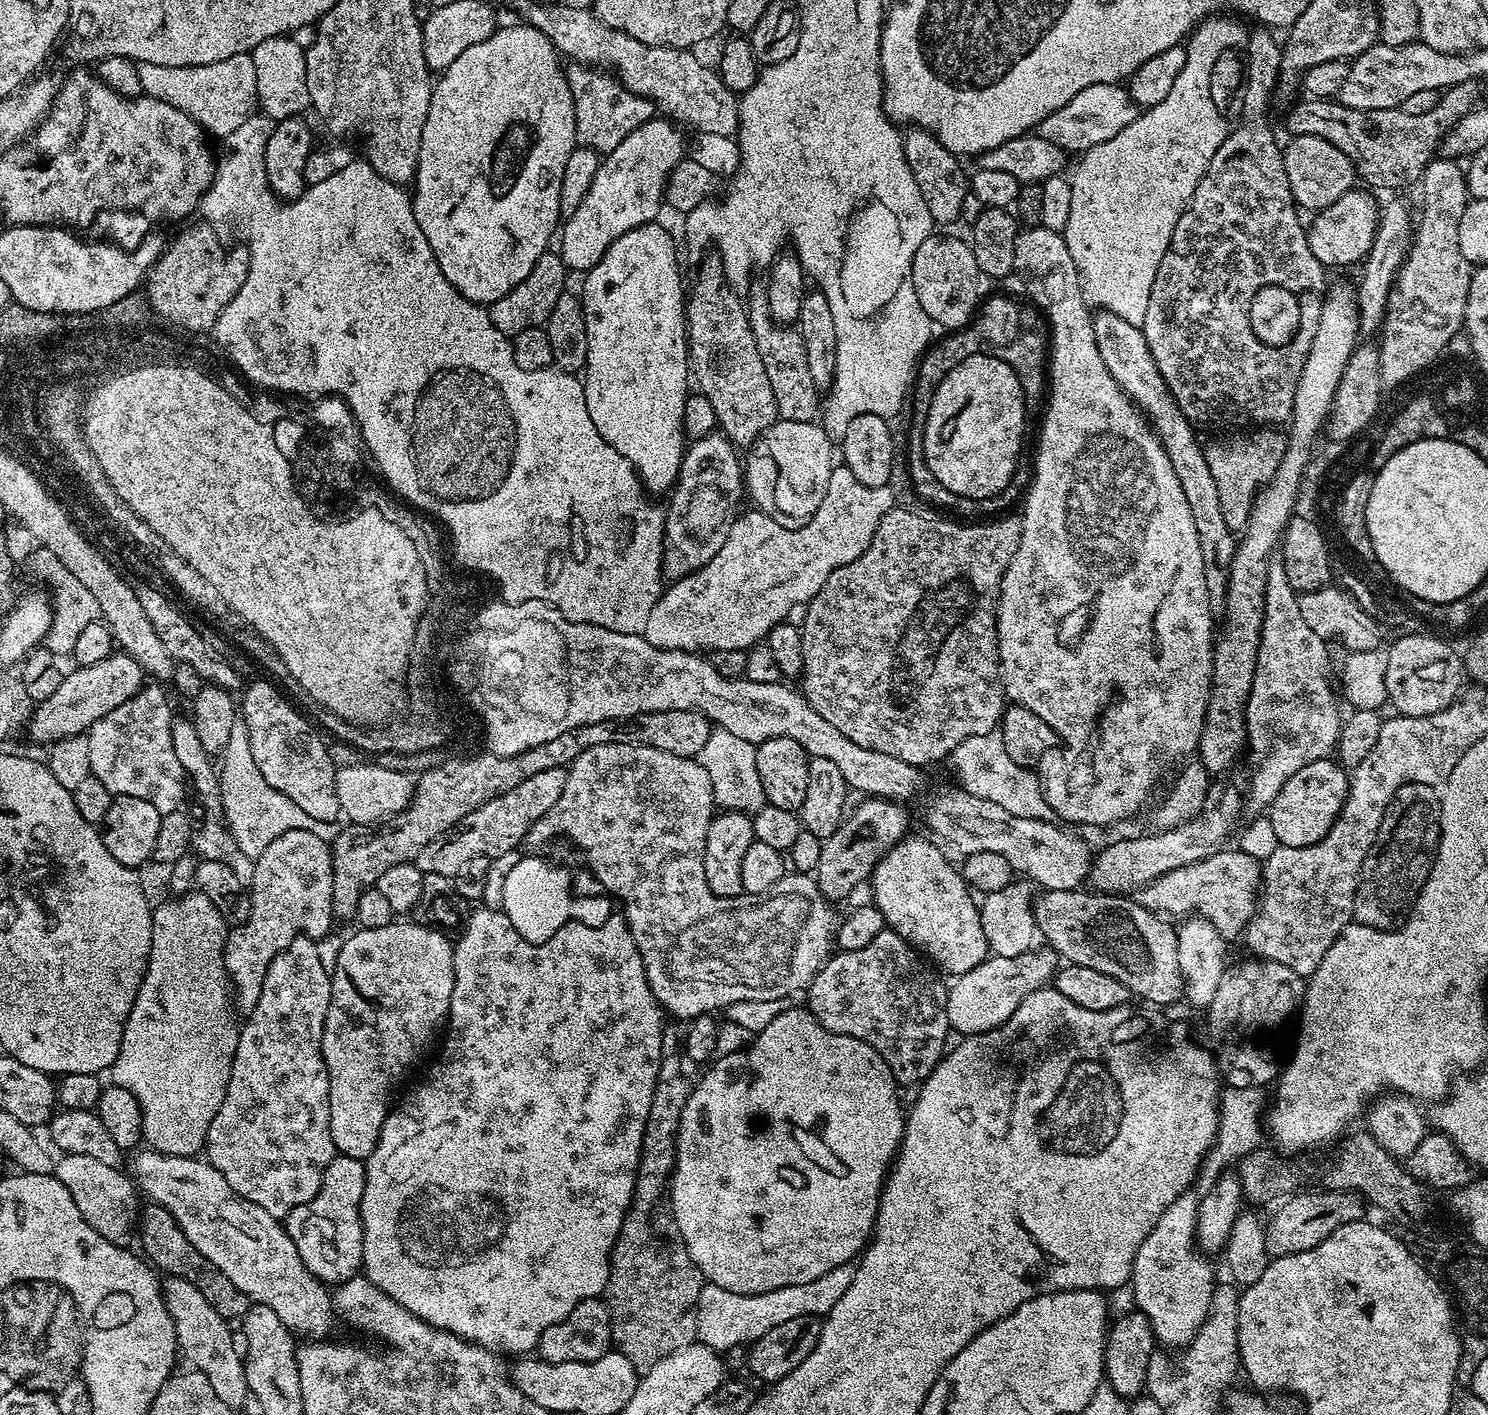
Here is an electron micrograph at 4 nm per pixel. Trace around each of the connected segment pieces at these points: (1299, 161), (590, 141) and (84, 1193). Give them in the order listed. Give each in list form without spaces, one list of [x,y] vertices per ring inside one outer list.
[[[1298,135],[1290,142],[1283,149],[1283,160],[1287,174],[1286,184],[1297,207],[1303,211],[1317,212],[1328,208],[1353,189],[1358,171],[1353,161],[1342,150],[1316,135]]]
[[[573,63],[571,67],[566,75],[574,106],[577,145],[593,148],[601,154],[612,152],[622,138],[648,121],[644,112],[650,107],[650,101],[647,96],[639,96],[625,88],[615,75],[607,71],[578,63]]]
[[[65,1153],[55,1161],[52,1172],[70,1190],[74,1204],[86,1222],[89,1222],[90,1226],[111,1244],[128,1248],[136,1240],[140,1196],[133,1179],[120,1170],[115,1165],[99,1161],[93,1155]]]

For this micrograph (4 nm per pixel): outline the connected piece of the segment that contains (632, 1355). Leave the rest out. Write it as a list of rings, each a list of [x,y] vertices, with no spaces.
[[[671,1054],[665,1055],[642,1134],[632,1204],[616,1235],[608,1265],[608,1287],[602,1293],[612,1319],[615,1351],[622,1353],[640,1374],[650,1371],[662,1358],[674,1354],[674,1350],[697,1343],[696,1303],[706,1281],[686,1250],[670,1203],[670,1181],[676,1166],[676,1128],[689,1091],[690,1080],[688,1084],[680,1073],[679,1062]]]

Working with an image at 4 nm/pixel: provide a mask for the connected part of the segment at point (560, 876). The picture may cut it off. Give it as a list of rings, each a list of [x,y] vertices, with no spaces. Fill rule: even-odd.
[[[521,855],[520,861],[505,876],[500,908],[510,918],[514,930],[529,944],[549,940],[564,924],[601,925],[614,915],[613,901],[607,895],[579,896],[572,892],[572,876],[564,868],[540,856]]]

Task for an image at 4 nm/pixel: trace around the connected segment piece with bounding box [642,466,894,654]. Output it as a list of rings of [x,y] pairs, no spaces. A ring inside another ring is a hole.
[[[847,466],[833,467],[830,474],[829,485],[826,488],[825,497],[822,498],[821,505],[818,506],[815,513],[804,520],[799,526],[789,526],[787,523],[781,522],[775,515],[768,515],[759,510],[751,510],[745,514],[737,515],[733,520],[731,526],[728,528],[728,533],[724,535],[724,540],[720,543],[719,548],[716,549],[714,558],[710,558],[710,562],[706,562],[704,566],[698,569],[697,572],[692,572],[689,576],[684,576],[680,580],[673,580],[661,591],[660,595],[655,597],[652,609],[647,618],[642,621],[642,635],[644,639],[648,640],[654,646],[659,648],[673,648],[679,652],[696,652],[697,650],[704,650],[700,648],[708,648],[709,653],[722,652],[731,654],[741,648],[747,650],[753,644],[759,644],[767,637],[768,633],[785,619],[784,616],[791,608],[807,605],[808,601],[815,598],[822,590],[822,586],[826,582],[826,578],[830,578],[830,574],[834,574],[834,570],[838,570],[838,566],[846,566],[846,562],[854,562],[860,555],[867,550],[870,542],[874,538],[874,530],[878,526],[880,519],[889,512],[894,506],[892,500],[891,487],[888,486],[866,486],[858,480],[847,468]]]

